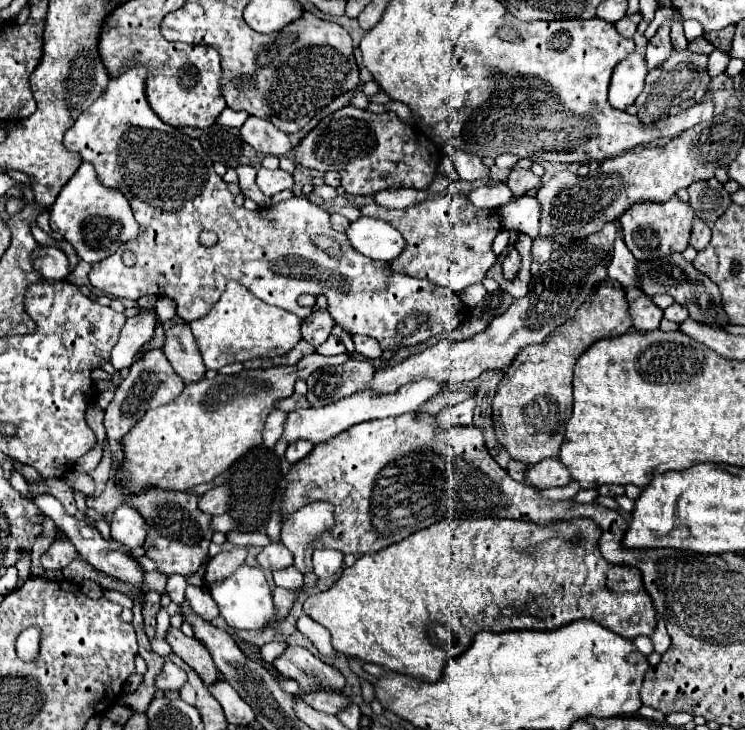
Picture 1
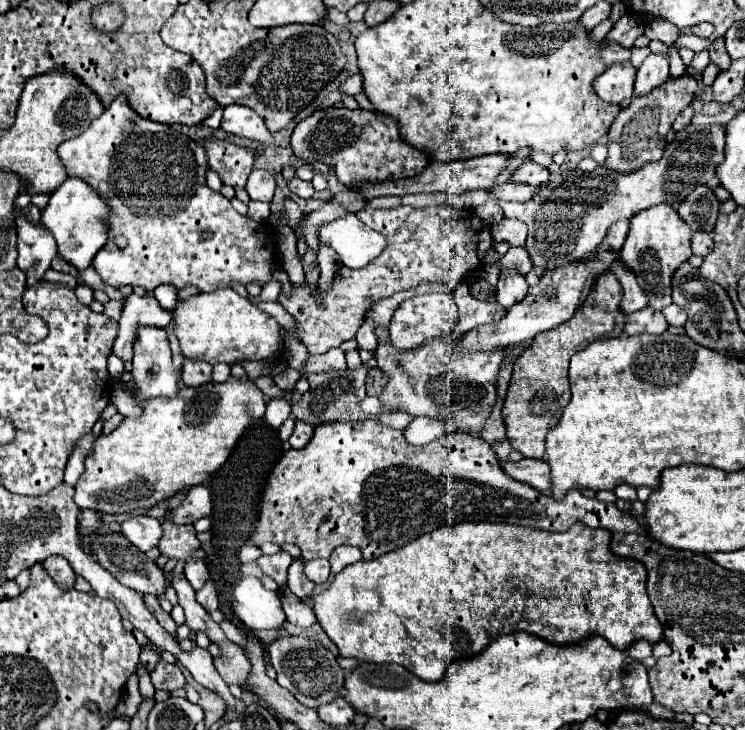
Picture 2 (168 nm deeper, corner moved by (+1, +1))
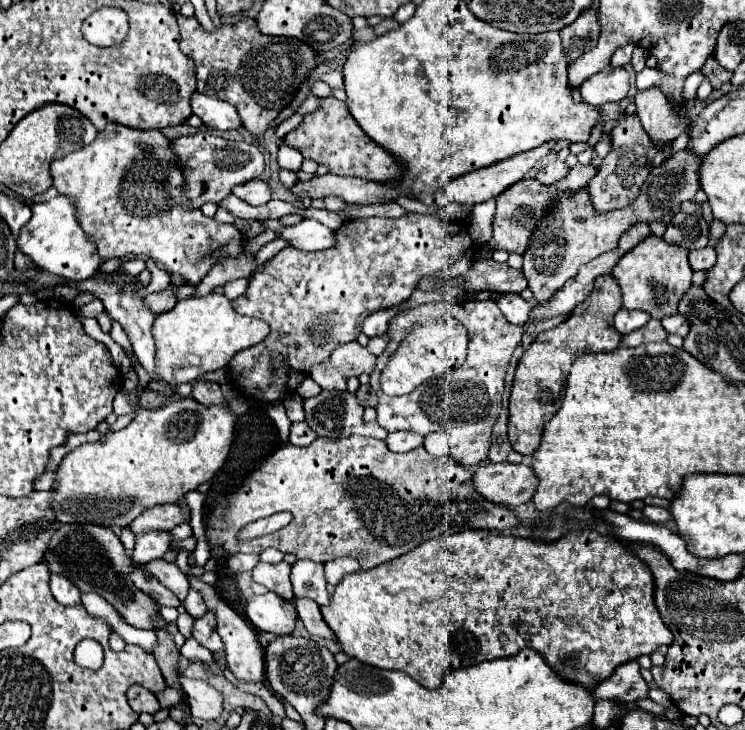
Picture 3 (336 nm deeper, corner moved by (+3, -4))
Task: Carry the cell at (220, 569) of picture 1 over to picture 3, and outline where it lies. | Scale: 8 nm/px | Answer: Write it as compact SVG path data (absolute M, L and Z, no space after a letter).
M206 611L200 619L194 621L194 629L192 629L192 637L206 649L210 649L212 653L222 651L222 639L216 633L216 615L212 611Z

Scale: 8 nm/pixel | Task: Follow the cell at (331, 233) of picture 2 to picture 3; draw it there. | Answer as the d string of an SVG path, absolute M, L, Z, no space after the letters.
M302 219L292 227L282 227L280 221L270 221L268 229L282 233L282 237L288 239L292 247L296 245L304 251L324 251L336 247L336 233L316 219Z

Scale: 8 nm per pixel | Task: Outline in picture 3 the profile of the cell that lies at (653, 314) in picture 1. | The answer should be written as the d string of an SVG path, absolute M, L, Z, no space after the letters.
M650 319L644 327L624 335L622 345L624 347L638 347L638 345L644 345L650 341L666 341L666 337L668 337L668 331L664 331L662 323L658 319Z

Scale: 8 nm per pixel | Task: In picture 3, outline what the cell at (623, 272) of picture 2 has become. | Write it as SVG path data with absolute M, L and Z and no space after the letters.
M622 307L614 317L614 327L616 331L620 331L620 335L626 335L636 327L642 327L644 323L648 323L648 319L650 315L646 311L628 311Z

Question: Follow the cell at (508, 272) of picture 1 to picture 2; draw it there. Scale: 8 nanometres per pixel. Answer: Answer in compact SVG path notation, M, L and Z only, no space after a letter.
M502 270L500 282L496 286L496 300L502 306L510 308L510 306L518 304L526 294L528 294L528 284L526 284L524 276L518 274L516 270Z

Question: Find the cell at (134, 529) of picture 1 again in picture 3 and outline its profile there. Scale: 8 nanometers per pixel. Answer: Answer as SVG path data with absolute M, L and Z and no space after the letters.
M152 531L152 533L144 533L144 535L136 535L132 561L144 565L144 563L150 563L154 559L160 559L168 551L170 541L172 541L170 533L164 533L164 531Z

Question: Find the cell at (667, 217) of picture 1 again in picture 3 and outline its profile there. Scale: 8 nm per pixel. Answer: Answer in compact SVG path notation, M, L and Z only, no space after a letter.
M648 235L616 263L616 267L612 269L612 277L622 287L626 309L642 309L650 313L650 317L662 319L676 313L680 295L684 295L684 291L692 283L688 249L684 251L684 247L676 243L670 243L656 235Z

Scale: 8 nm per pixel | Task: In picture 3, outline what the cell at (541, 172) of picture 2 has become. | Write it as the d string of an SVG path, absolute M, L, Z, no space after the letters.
M554 161L554 163L548 163L544 165L542 169L538 169L538 173L534 175L534 179L542 185L552 185L560 179L564 179L568 175L568 167L564 161Z

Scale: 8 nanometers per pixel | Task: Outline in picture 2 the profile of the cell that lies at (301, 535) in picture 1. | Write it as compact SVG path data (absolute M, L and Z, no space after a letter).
M294 560L290 570L288 570L288 588L306 604L310 604L312 592L316 588L316 584L312 580L308 580L302 572L302 560Z

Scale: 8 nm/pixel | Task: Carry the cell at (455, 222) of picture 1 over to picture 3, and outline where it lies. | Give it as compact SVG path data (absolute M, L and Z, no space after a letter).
M406 213L404 217L398 219L384 219L384 217L370 217L370 219L352 219L344 221L338 229L338 247L328 249L328 251L316 251L308 253L296 247L286 247L278 255L274 255L262 271L254 271L250 275L250 285L248 291L232 301L234 309L240 315L250 315L250 317L260 317L268 321L270 333L266 341L258 343L256 347L250 347L248 351L240 351L232 363L228 365L230 371L234 369L236 373L230 373L230 385L240 393L252 395L262 401L278 401L284 395L292 393L298 383L296 375L308 375L310 367L328 359L328 355L350 341L356 341L360 335L362 321L386 307L394 307L404 303L412 295L412 291L418 289L430 289L430 287L440 287L444 289L450 281L448 271L450 269L452 277L462 275L466 279L466 291L496 291L496 293L520 293L526 289L526 279L520 269L510 267L508 263L496 263L494 259L480 259L474 261L474 241L470 239L468 231L456 223L448 221L444 223L436 215L420 215L420 213Z

